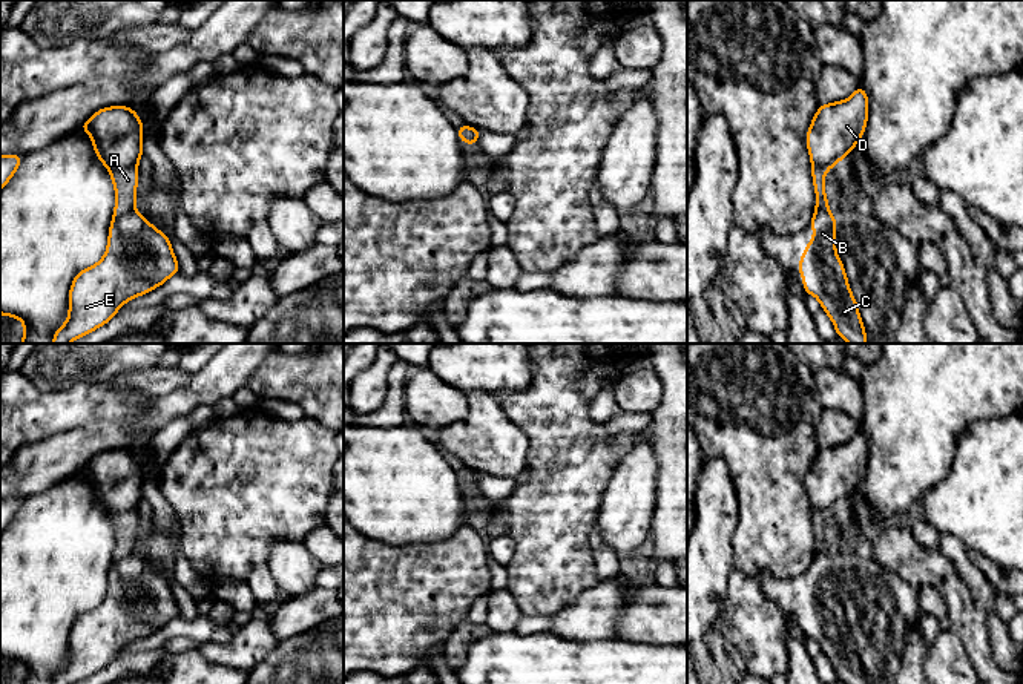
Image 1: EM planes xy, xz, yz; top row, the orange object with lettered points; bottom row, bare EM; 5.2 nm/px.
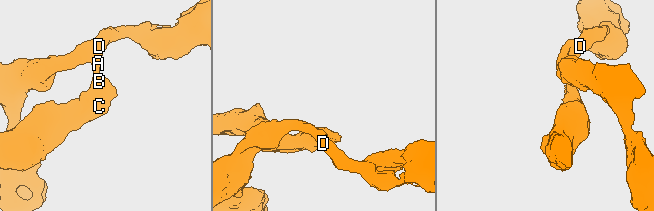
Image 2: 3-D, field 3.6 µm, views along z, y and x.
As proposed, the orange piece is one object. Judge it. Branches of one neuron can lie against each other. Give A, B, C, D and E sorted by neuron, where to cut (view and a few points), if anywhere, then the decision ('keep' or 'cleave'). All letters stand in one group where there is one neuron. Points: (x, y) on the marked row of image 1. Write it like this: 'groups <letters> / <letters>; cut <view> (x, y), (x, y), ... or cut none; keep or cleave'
groups A D / B C E; cut xy (132, 209), (114, 217); cleave

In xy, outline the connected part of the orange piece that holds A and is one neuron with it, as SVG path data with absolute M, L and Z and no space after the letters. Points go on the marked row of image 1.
M129 106L97 110L78 129L92 135L92 146L107 167L117 202L113 216L126 215L137 204L138 161L143 156L143 123Z

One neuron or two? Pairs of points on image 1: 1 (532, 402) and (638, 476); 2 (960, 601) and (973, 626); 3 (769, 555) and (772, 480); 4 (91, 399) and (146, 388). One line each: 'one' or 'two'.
1: two
2: one
3: one
4: two

